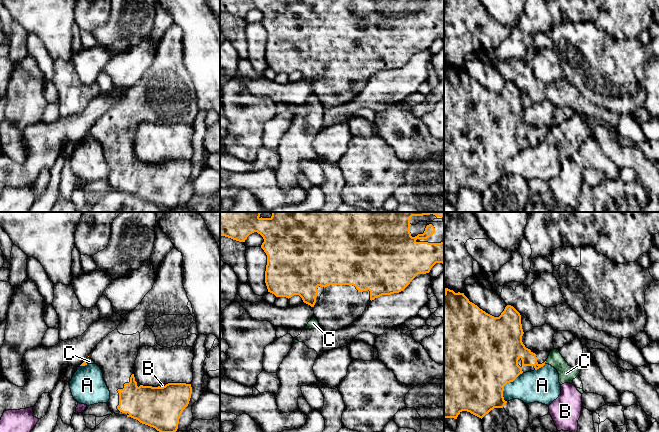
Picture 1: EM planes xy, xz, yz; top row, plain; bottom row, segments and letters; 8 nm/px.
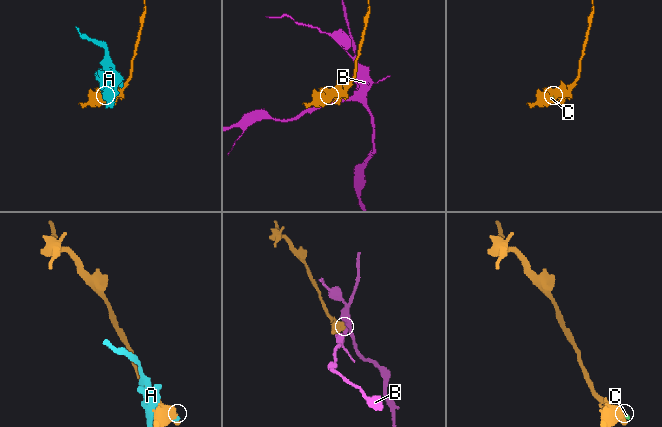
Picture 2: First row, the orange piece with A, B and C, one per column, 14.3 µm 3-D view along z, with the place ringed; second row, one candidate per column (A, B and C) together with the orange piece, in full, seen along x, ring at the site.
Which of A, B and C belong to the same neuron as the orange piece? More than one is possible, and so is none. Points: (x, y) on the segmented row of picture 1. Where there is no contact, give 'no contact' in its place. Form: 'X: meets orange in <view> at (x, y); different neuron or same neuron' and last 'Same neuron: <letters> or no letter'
A: meets orange in yz at (505, 384); different neuron
B: meets orange in xy at (163, 386); different neuron
C: meets orange in yz at (545, 361); different neuron
Same neuron: no letter

